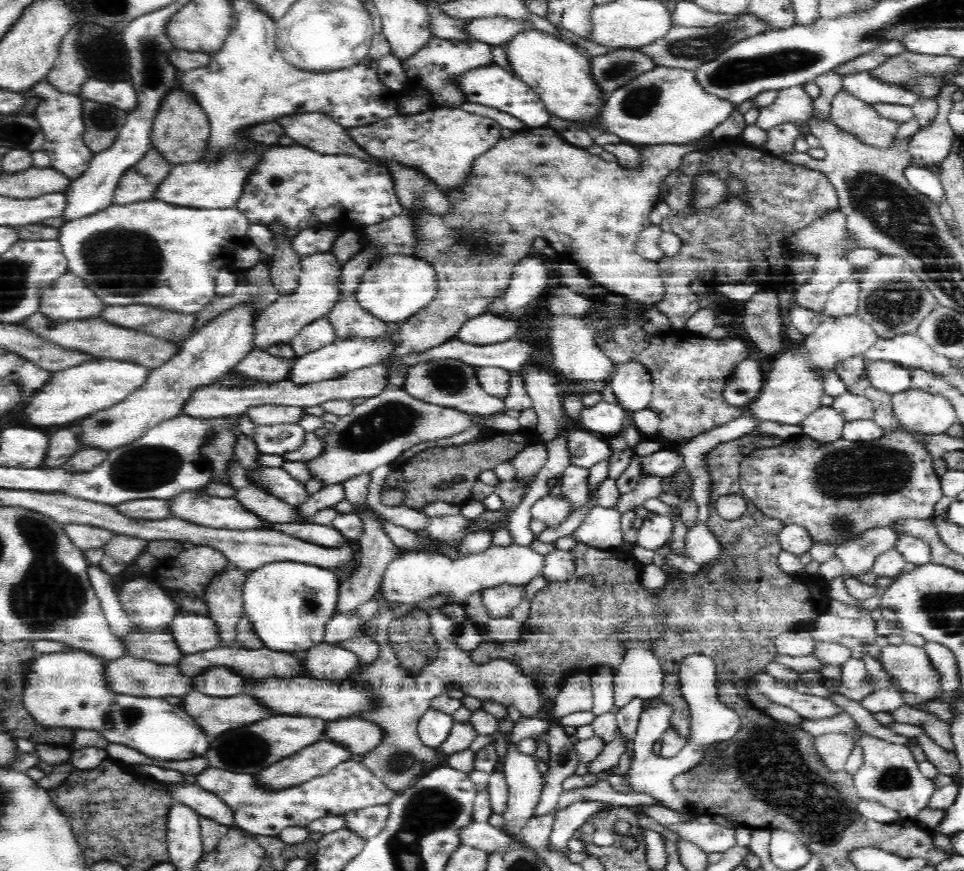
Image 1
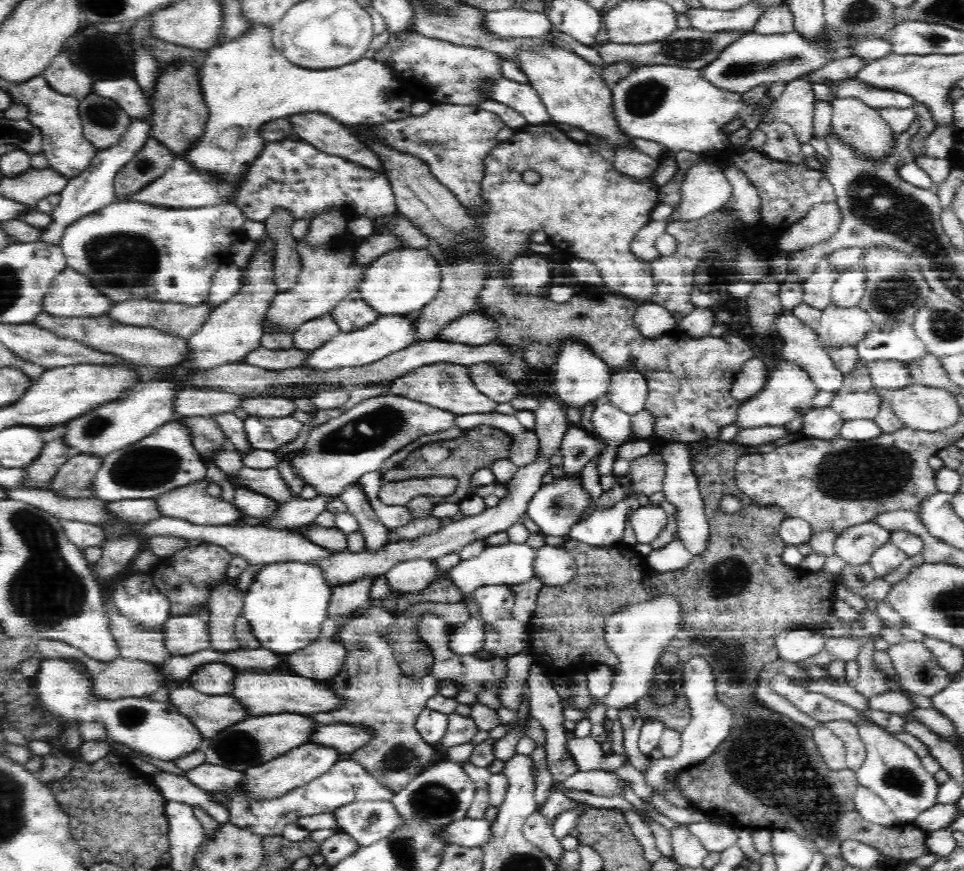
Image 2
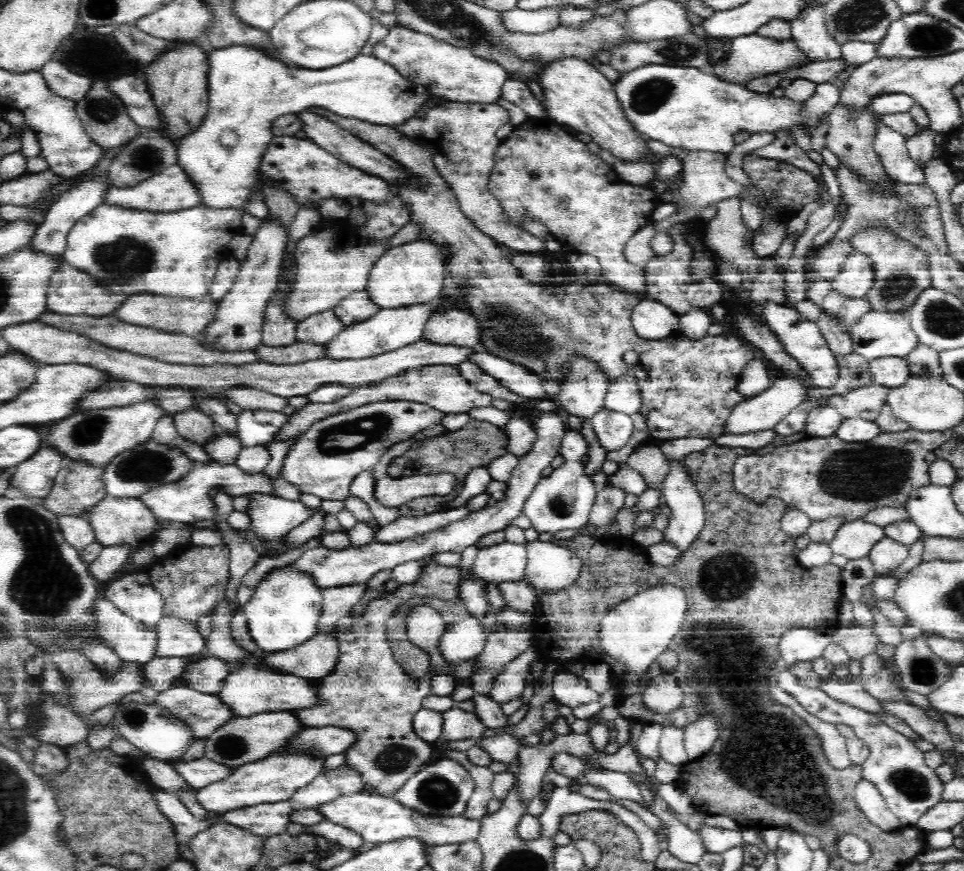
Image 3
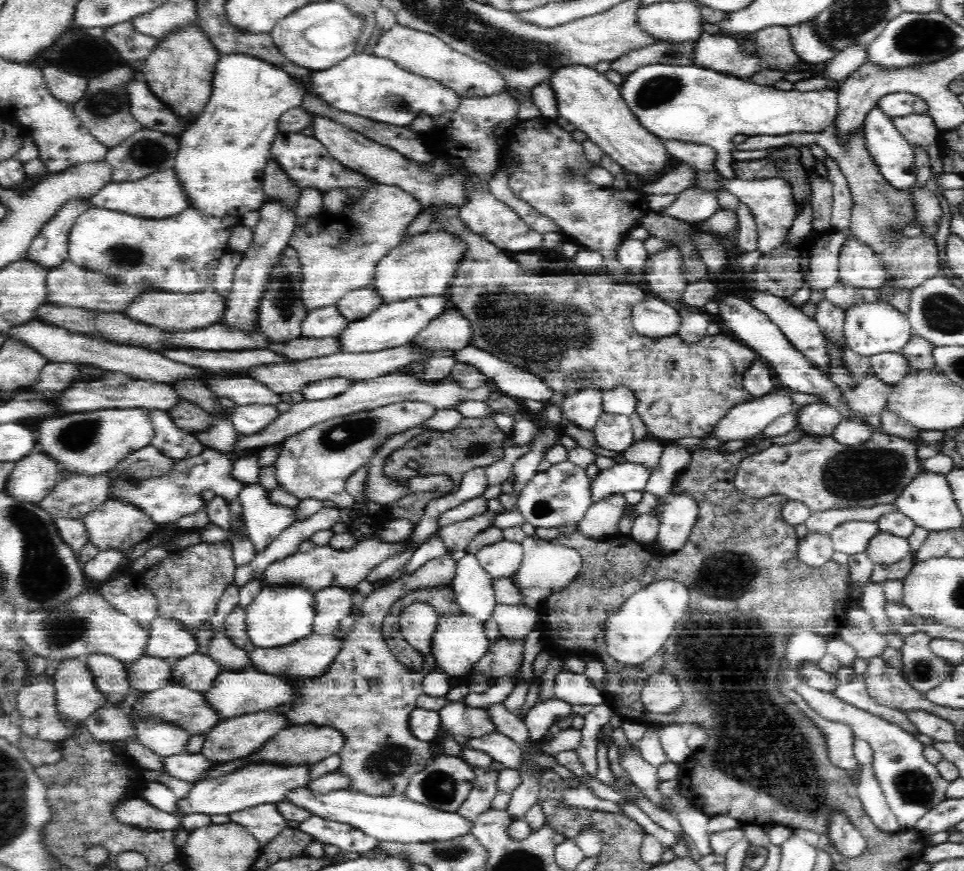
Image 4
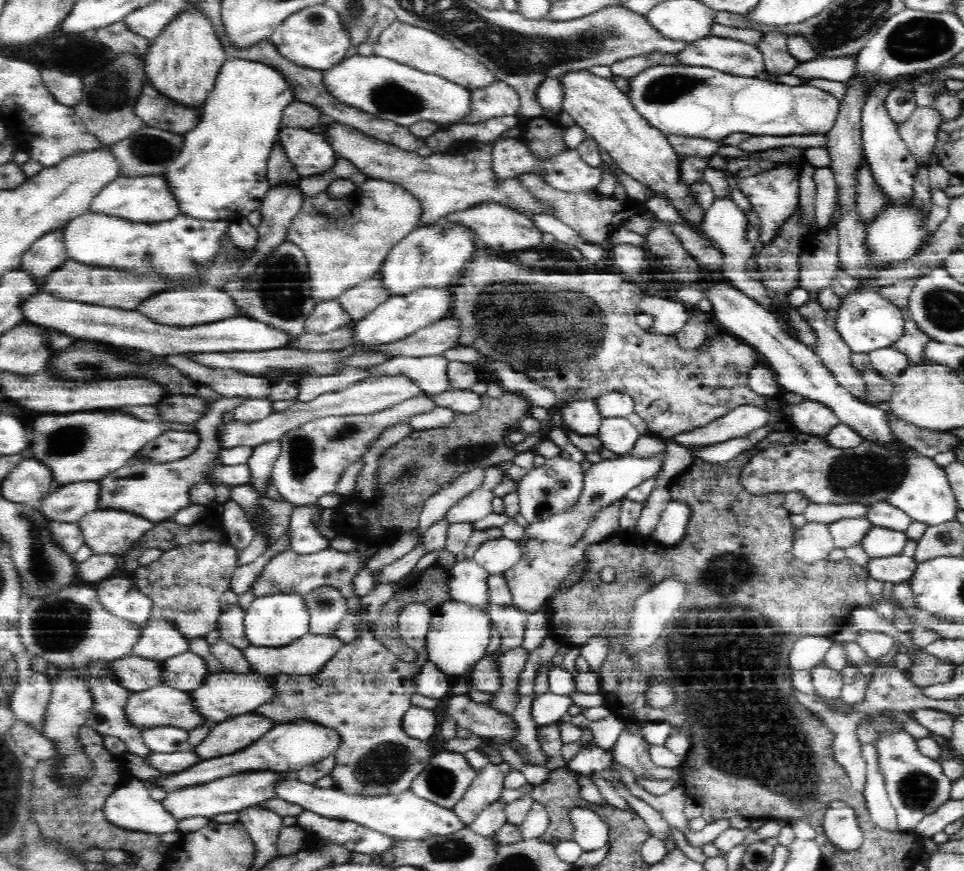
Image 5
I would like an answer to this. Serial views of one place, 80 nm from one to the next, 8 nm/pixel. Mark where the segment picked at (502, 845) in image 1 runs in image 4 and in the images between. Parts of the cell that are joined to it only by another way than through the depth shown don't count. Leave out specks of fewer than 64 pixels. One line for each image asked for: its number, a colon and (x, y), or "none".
2: (470, 832)
3: (377, 818)
4: (394, 818)

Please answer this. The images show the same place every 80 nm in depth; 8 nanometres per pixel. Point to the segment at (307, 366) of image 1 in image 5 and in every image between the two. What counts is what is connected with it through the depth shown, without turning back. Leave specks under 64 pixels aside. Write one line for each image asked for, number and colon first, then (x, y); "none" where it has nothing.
2: (389, 334)
3: (391, 328)
4: (392, 324)
5: (399, 316)

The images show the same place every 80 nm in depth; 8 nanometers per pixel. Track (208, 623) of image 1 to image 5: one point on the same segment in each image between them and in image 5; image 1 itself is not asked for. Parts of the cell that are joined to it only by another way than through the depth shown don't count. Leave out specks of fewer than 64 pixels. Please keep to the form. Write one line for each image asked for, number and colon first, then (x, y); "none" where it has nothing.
2: (183, 634)
3: (176, 638)
4: (166, 639)
5: (159, 639)

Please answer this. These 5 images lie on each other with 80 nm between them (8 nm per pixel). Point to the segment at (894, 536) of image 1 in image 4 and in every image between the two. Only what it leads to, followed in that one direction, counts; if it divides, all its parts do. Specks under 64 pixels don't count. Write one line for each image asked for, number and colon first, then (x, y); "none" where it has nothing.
2: (856, 544)
3: (852, 540)
4: (853, 536)

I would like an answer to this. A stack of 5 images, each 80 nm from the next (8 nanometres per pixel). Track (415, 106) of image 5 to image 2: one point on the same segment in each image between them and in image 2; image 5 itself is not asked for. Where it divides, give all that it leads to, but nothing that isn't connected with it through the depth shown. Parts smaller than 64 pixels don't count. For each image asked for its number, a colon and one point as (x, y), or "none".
2: (246, 83)
3: (248, 89)
4: (377, 88)

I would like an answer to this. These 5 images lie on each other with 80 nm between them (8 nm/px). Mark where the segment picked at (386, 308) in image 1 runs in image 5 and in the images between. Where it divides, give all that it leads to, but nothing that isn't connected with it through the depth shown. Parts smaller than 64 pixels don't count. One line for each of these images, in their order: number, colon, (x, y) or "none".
2: (402, 281)
3: (416, 272)
4: (423, 264)
5: (433, 256)

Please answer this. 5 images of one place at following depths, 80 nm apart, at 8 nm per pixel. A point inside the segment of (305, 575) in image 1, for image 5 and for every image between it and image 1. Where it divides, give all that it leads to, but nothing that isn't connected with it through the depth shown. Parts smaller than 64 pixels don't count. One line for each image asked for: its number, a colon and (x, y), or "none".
2: (287, 603)
3: (284, 611)
4: (280, 615)
5: (276, 620)

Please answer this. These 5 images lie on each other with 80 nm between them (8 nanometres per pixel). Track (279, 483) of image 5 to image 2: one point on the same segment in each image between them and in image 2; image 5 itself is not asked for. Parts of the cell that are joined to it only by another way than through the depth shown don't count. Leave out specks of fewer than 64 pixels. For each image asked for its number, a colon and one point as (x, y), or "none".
2: (360, 440)
3: (326, 458)
4: (314, 464)

